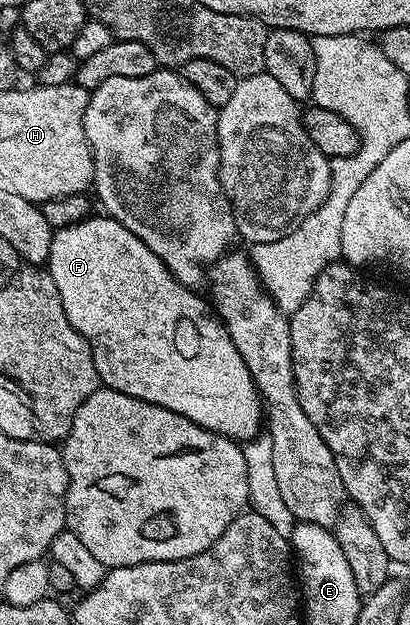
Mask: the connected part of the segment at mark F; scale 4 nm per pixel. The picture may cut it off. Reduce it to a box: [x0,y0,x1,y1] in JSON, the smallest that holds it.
[48,214,264,441]

